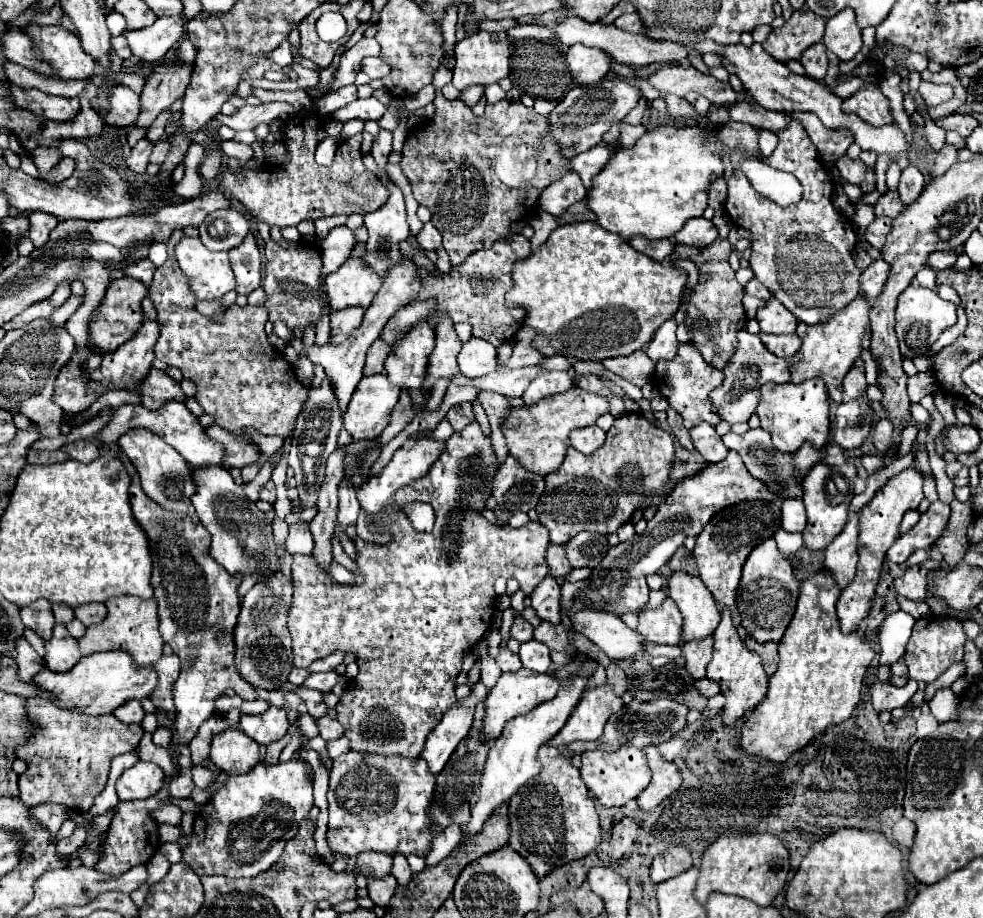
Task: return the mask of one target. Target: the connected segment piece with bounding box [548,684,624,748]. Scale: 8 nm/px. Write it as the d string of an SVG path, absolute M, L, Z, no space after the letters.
M604 684L600 688L588 688L584 692L584 698L568 718L566 726L548 744L562 748L574 740L598 740L602 736L606 720L622 706L622 698L614 694L614 688L610 684Z

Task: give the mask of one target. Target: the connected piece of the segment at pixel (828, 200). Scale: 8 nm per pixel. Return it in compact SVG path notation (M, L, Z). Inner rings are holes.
M732 120L716 130L716 138L720 138L724 146L742 150L748 158L754 156L773 168L796 176L804 188L802 200L788 208L772 204L752 188L740 170L734 170L728 178L726 212L736 226L746 228L752 234L750 268L754 270L754 276L798 320L818 324L858 296L860 270L852 260L852 250L856 246L854 224L832 206L834 186L830 174L818 162L818 150L798 120L790 120L788 130L776 134L778 146L768 157L760 156L758 134L760 128Z

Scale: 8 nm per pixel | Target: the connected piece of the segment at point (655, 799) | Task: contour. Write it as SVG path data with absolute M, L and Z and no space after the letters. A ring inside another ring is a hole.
M648 746L644 752L648 758L648 768L652 772L652 782L644 792L640 792L636 802L638 802L640 810L648 812L650 808L658 806L664 798L668 798L670 794L674 794L680 788L682 776L678 774L678 768L672 762L662 760L656 746Z

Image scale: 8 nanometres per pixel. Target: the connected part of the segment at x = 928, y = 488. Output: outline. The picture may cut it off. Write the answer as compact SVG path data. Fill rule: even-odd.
M924 474L924 496L926 496L926 500L930 500L930 502L938 500L936 484L934 484L934 476L932 476L932 474Z

